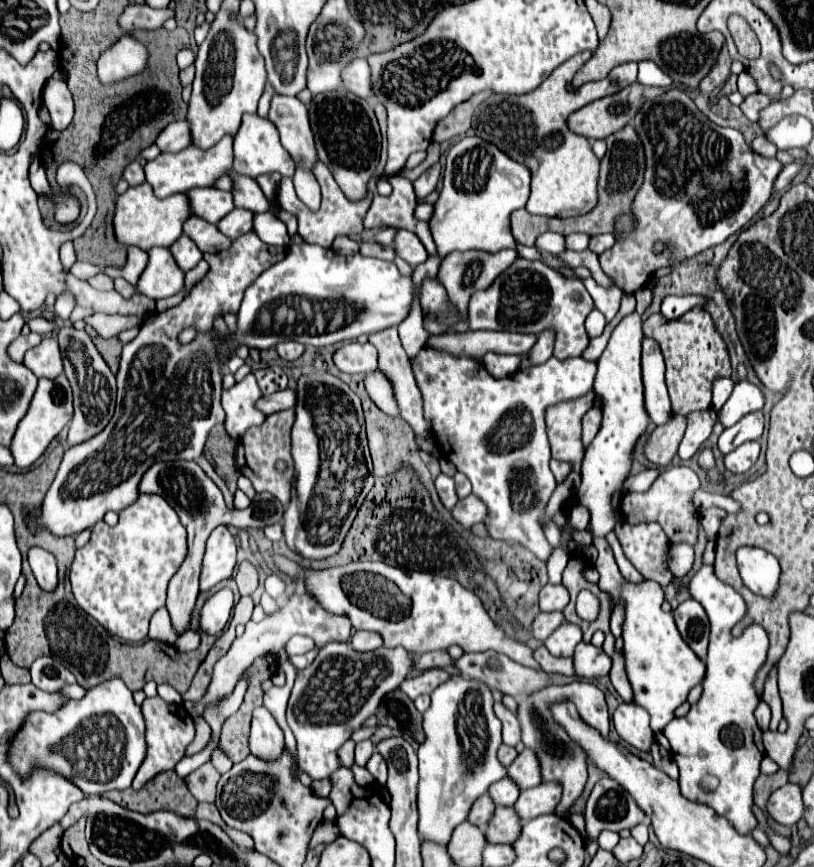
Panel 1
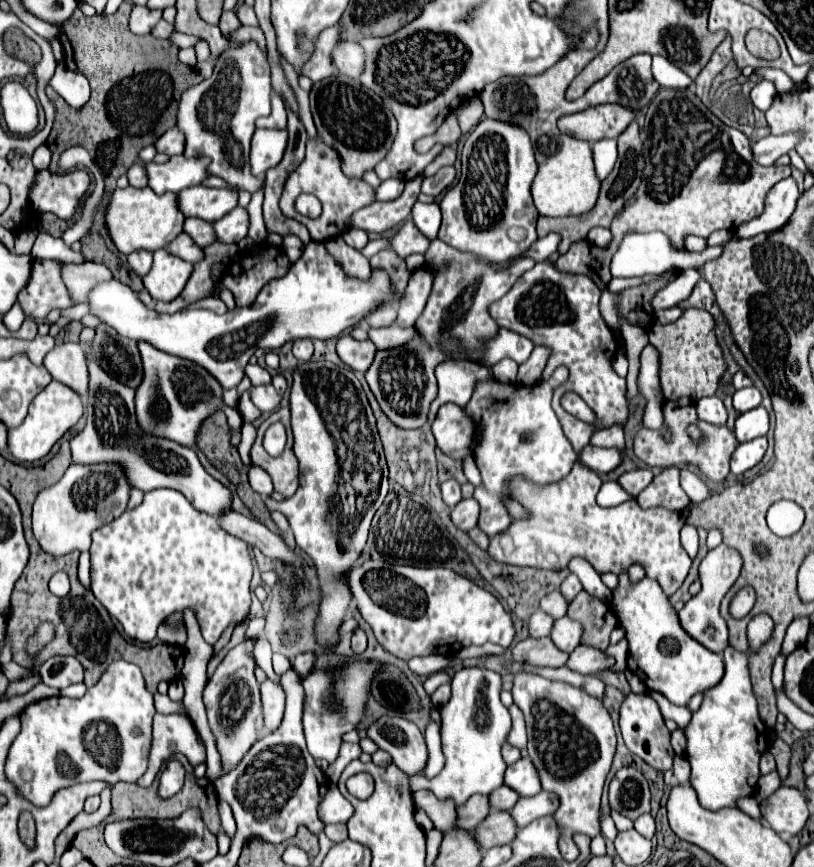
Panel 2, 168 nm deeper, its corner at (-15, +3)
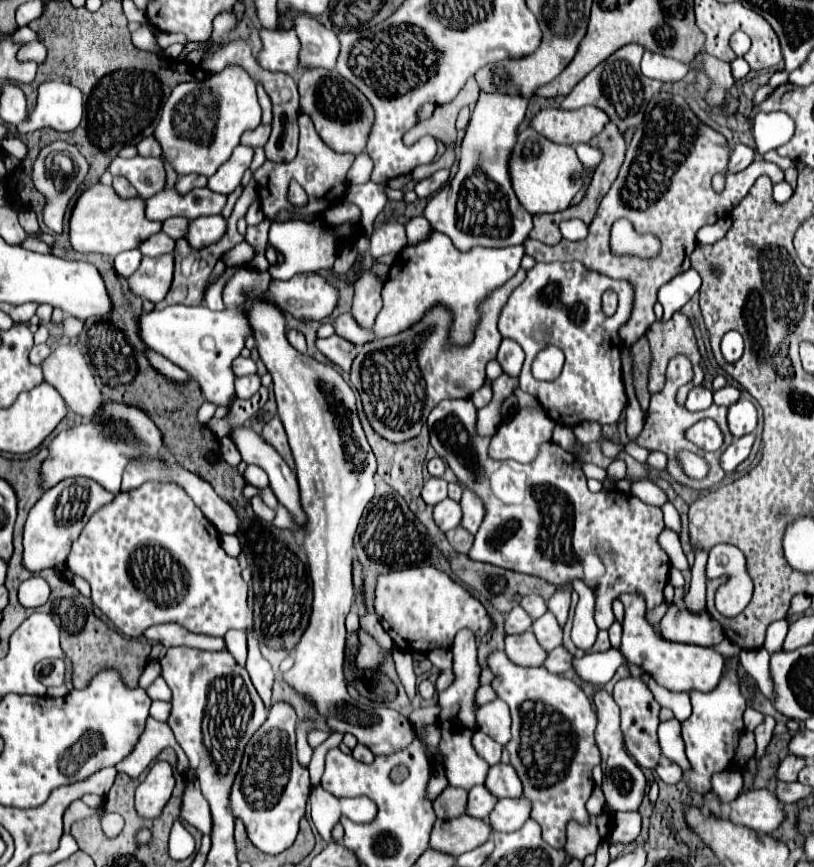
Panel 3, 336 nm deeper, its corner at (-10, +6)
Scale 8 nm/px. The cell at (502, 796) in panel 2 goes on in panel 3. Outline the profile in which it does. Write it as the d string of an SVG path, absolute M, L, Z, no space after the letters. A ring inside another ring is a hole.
M475 785L469 791L469 799L467 799L467 815L477 817L477 819L485 819L487 813L491 813L491 809L495 807L497 797L491 797L491 793L487 793L487 789L483 785Z

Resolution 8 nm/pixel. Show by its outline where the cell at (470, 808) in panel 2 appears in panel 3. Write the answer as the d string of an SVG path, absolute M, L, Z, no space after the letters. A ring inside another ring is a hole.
M447 787L433 801L433 809L435 809L439 819L451 819L451 817L463 815L465 805L467 805L467 791L465 789L455 789L455 787Z

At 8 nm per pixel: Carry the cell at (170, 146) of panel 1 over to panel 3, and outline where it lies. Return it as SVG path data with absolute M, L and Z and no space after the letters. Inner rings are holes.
M147 137L137 145L137 151L141 157L161 157L161 149L159 143L155 141L155 137Z

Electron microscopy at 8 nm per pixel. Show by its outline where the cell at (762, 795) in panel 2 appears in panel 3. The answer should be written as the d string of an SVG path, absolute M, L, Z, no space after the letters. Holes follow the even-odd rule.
M765 717L763 723L759 723L755 727L755 743L757 743L757 755L763 755L763 749L767 747L767 743L771 741L773 735L773 727L775 727L775 719L773 717Z

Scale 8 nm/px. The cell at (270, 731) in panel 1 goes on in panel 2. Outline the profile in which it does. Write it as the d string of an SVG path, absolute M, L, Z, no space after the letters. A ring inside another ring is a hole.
M266 680L262 686L262 712L264 712L264 728L274 732L280 728L284 718L284 692L280 686Z

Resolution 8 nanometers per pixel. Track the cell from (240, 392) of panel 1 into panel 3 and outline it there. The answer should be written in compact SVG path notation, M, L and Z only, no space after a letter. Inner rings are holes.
M237 357L237 359L233 361L233 373L235 373L237 377L243 377L243 375L253 375L253 373L257 373L257 367L255 367L253 359L243 359L243 357Z

